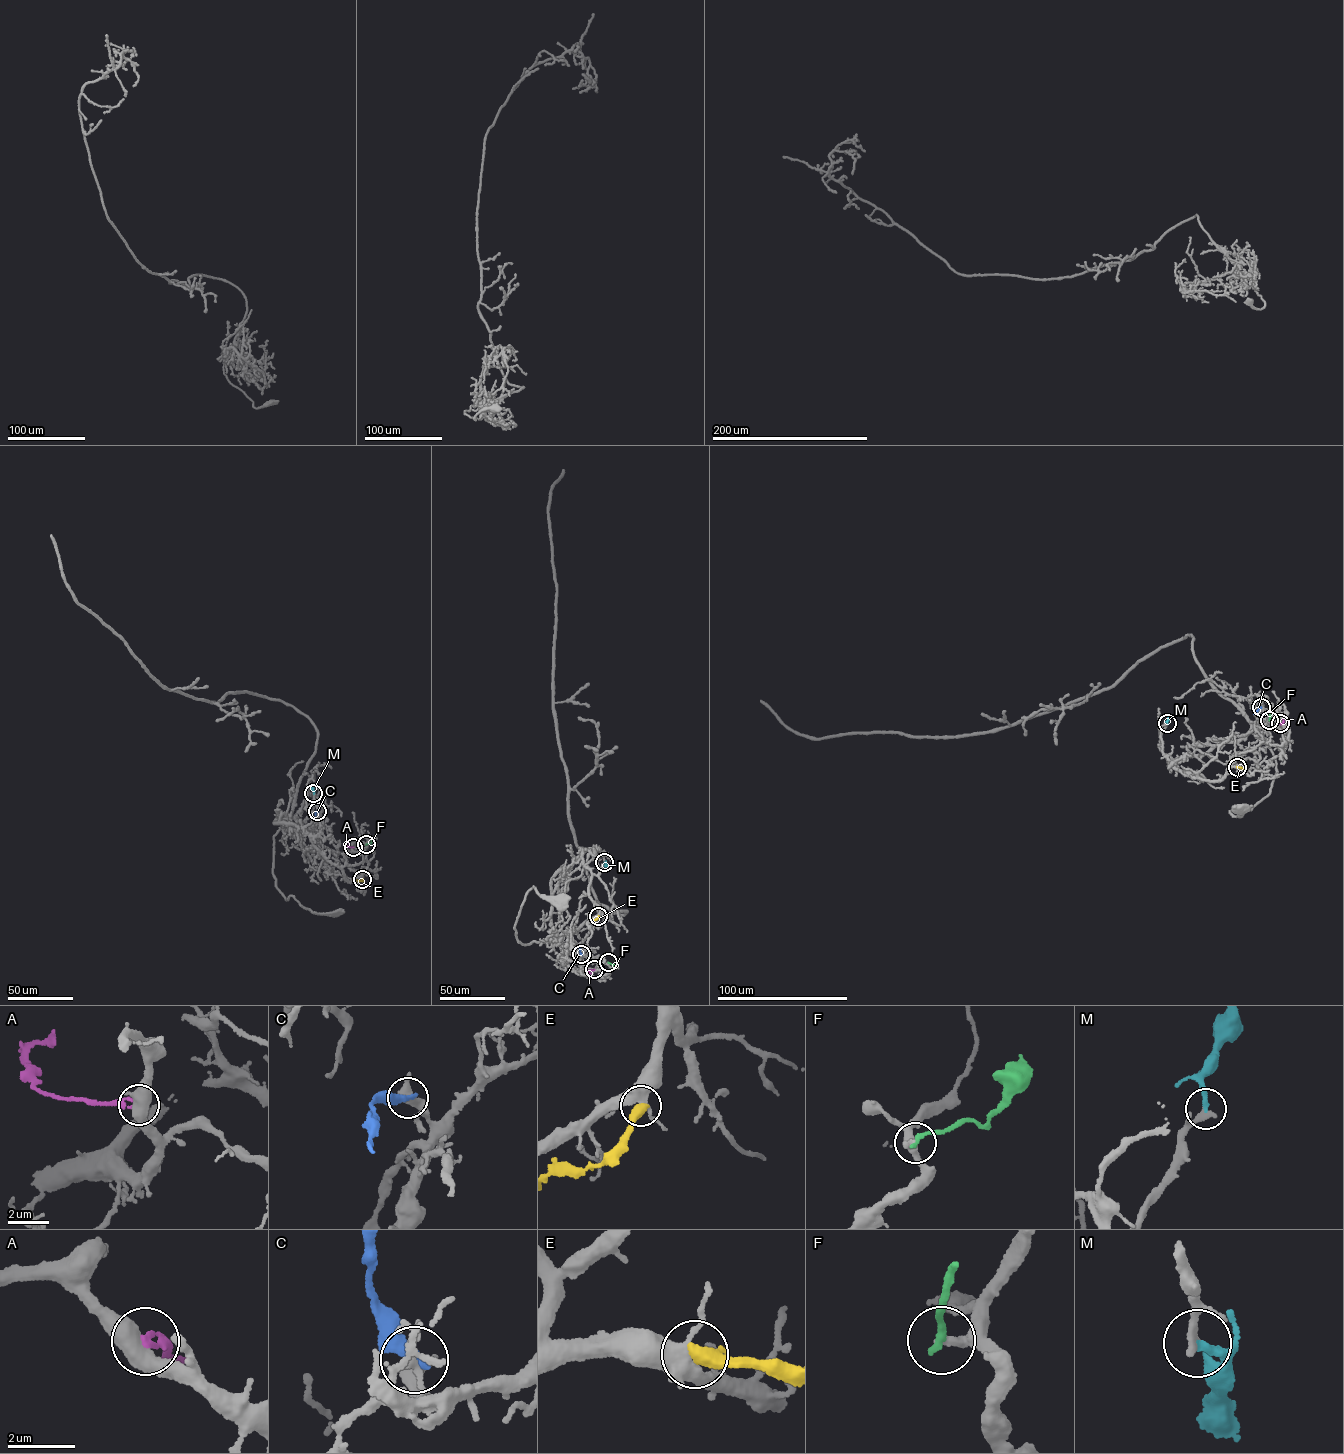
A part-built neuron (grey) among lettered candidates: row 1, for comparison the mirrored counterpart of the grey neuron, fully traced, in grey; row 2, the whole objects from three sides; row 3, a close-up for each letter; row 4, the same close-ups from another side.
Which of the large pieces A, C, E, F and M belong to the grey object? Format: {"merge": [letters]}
{"merge": ["M"]}

